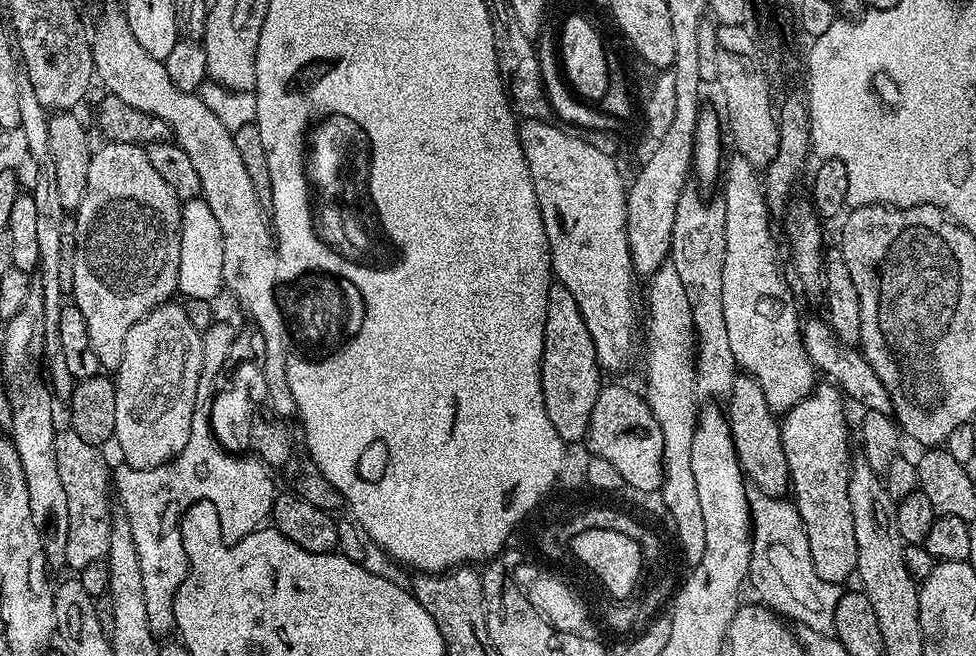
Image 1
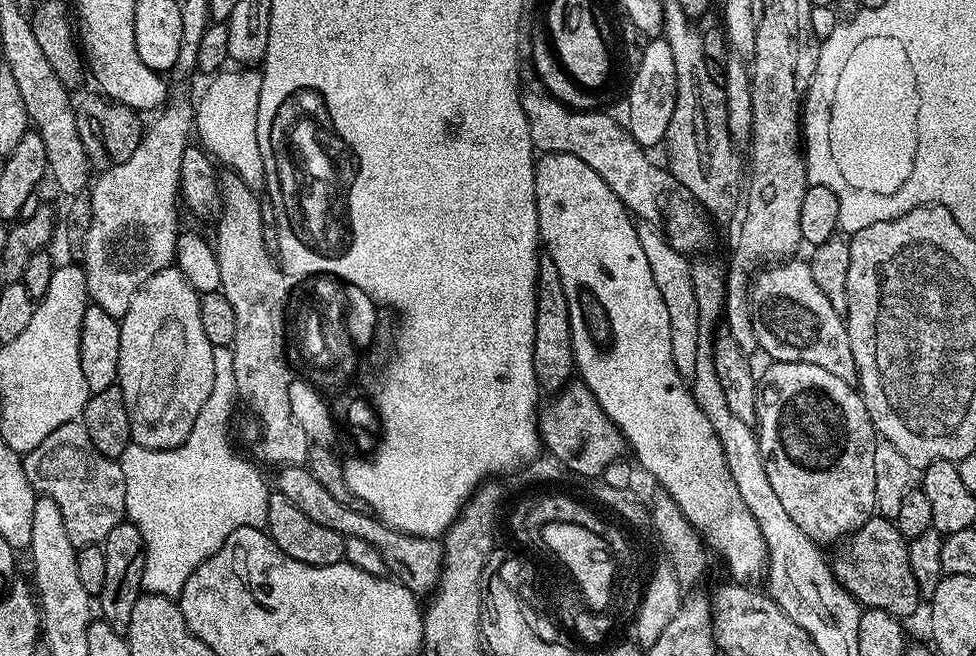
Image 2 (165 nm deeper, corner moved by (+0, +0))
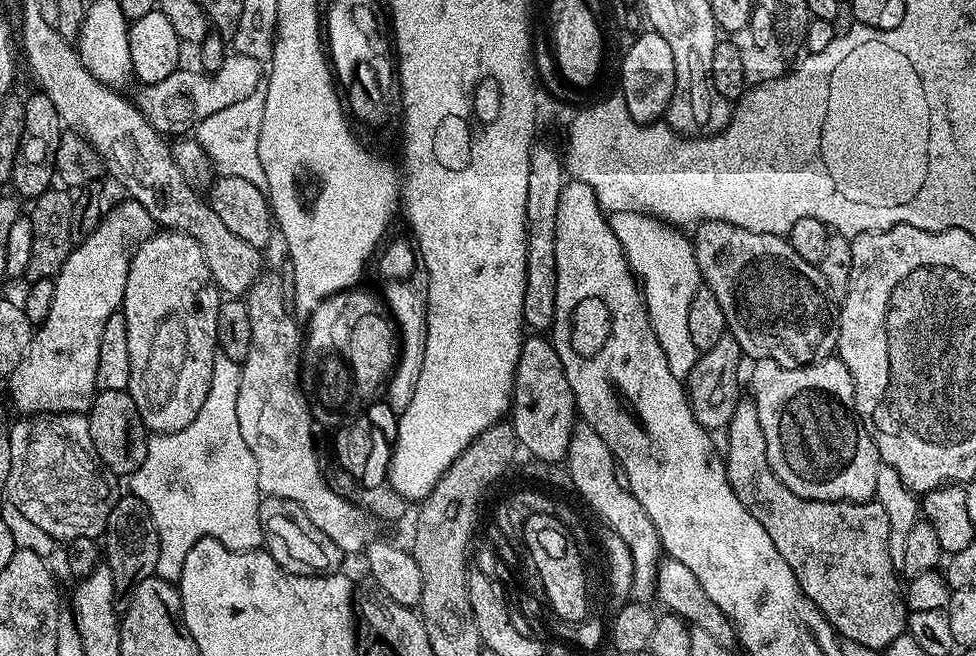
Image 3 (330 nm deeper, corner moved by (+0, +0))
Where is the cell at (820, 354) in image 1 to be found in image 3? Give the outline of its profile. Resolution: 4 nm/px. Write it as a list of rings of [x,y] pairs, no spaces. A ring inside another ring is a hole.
[[[709,220],[695,229],[694,247],[696,250],[696,261],[700,267],[700,279],[710,289],[714,290],[714,298],[718,298],[718,303],[722,305],[722,314],[726,314],[728,332],[740,343],[740,351],[745,357],[752,356],[753,361],[773,360],[785,366],[803,366],[805,364],[817,364],[819,360],[829,359],[836,352],[836,339],[840,329],[840,321],[834,311],[834,301],[829,293],[826,282],[822,278],[819,267],[804,259],[798,258],[794,250],[784,236],[774,234],[758,234],[745,228],[739,228],[733,224],[727,224],[721,220]]]

